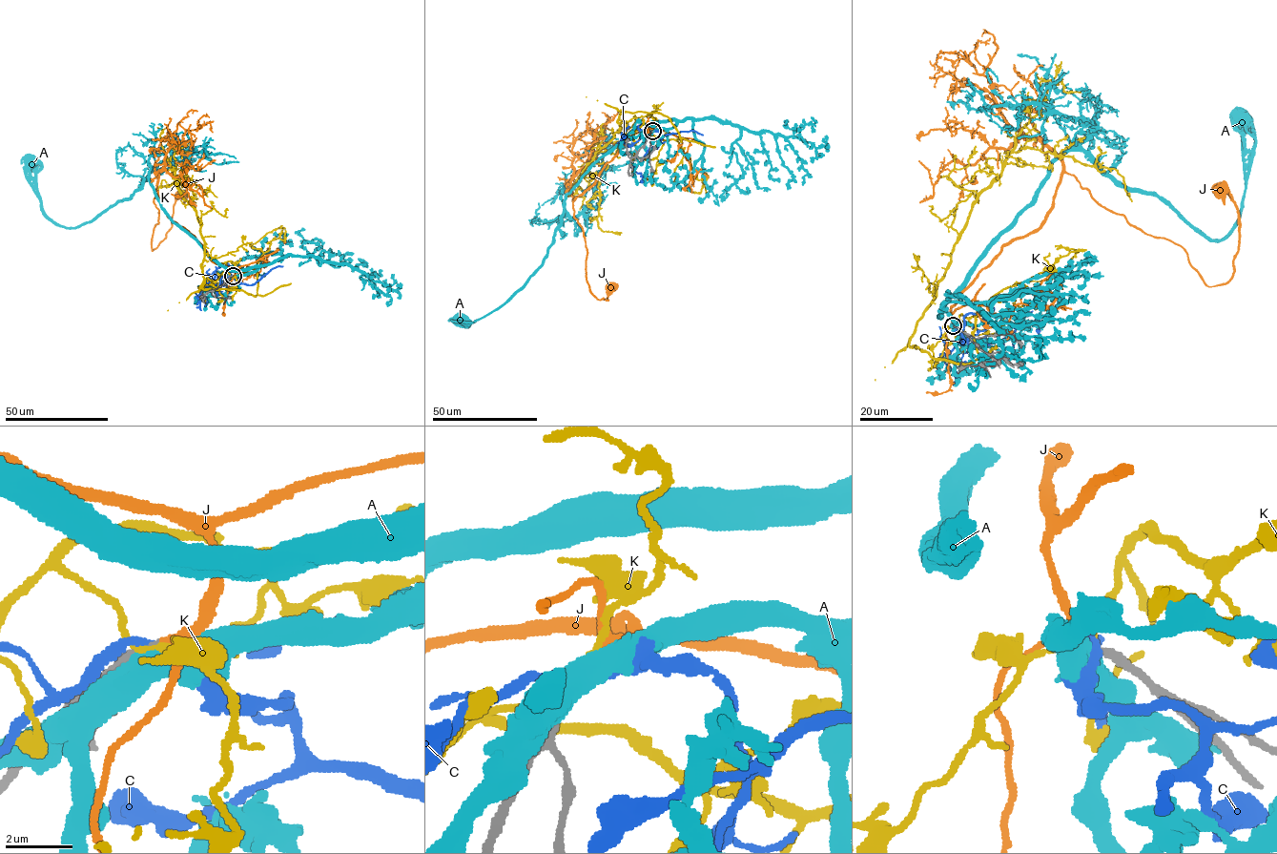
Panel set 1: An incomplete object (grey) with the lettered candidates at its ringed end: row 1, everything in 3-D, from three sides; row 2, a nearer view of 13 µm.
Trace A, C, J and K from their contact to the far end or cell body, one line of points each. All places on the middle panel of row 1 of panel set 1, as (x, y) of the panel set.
A: (652, 131), (675, 121), (640, 124), (593, 164), (566, 196), (547, 256), (523, 285), (484, 317), (458, 320)
C: (651, 132), (659, 132), (662, 137), (650, 145), (634, 169), (640, 173), (641, 182)
J: (652, 131), (628, 137), (595, 183), (573, 201), (587, 252), (589, 291), (607, 301), (610, 285)
K: (651, 132), (681, 141), (667, 116), (621, 110), (618, 131), (584, 170), (599, 176), (598, 226), (620, 235)

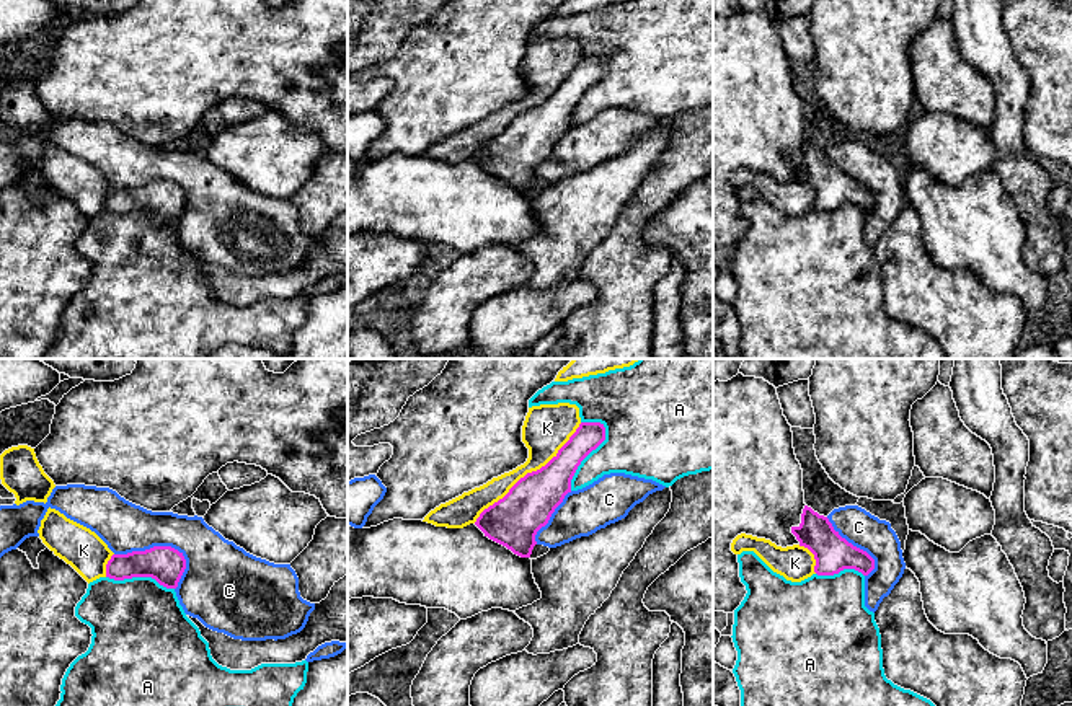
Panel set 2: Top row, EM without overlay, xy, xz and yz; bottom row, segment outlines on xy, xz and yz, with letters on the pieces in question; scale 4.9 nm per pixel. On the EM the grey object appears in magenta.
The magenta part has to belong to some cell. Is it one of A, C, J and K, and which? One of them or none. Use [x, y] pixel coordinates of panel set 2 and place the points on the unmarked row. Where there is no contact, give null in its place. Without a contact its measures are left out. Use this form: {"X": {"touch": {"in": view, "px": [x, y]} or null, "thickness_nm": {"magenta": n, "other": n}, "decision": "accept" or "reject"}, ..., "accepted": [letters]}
{"A": {"touch": {"in": "xz", "px": [588, 88]}, "thickness_nm": {"magenta": 190, "other": 320}, "decision": "reject"}, "C": {"touch": {"in": "xy", "px": [155, 181]}, "thickness_nm": {"magenta": 180, "other": 240}, "decision": "reject"}, "J": {"touch": null, "decision": "accept"}, "K": {"touch": {"in": "xz", "px": [529, 108]}, "thickness_nm": {"magenta": 260, "other": 240}, "decision": "reject"}, "accepted": ["J"]}

